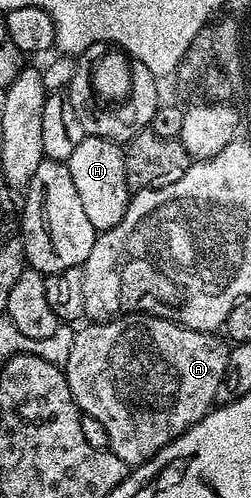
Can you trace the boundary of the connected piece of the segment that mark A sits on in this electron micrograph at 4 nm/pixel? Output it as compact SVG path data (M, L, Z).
M122 314L119 318L88 325L92 326L81 325L79 327L81 330L77 329L72 335L71 342L67 343L68 359L62 362L62 369L64 375L68 378L70 392L74 396L77 406L80 407L83 413L98 418L99 423L106 428L106 433L109 437L107 449L117 454L129 468L135 468L143 462L148 462L159 450L166 448L166 444L170 444L175 438L182 436L190 427L198 424L198 420L205 418L209 410L213 409L216 402L218 384L222 384L222 376L226 372L226 360L230 349L229 343L223 337L221 337L222 339L216 338L220 336L207 330L191 330L182 324L159 318L153 314Z

